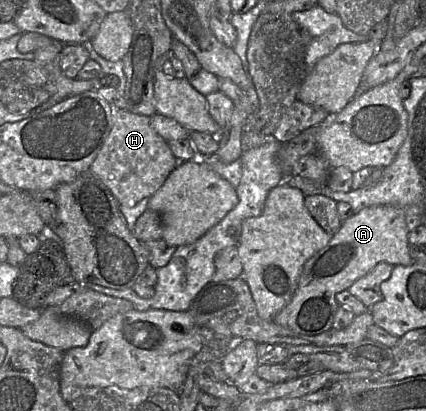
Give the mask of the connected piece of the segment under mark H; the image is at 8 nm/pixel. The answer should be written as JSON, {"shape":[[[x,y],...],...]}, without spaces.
{"shape":[[[112,105],[112,128],[89,168],[123,206],[133,207],[143,198],[152,197],[178,165],[168,143],[152,128],[150,119]]]}

